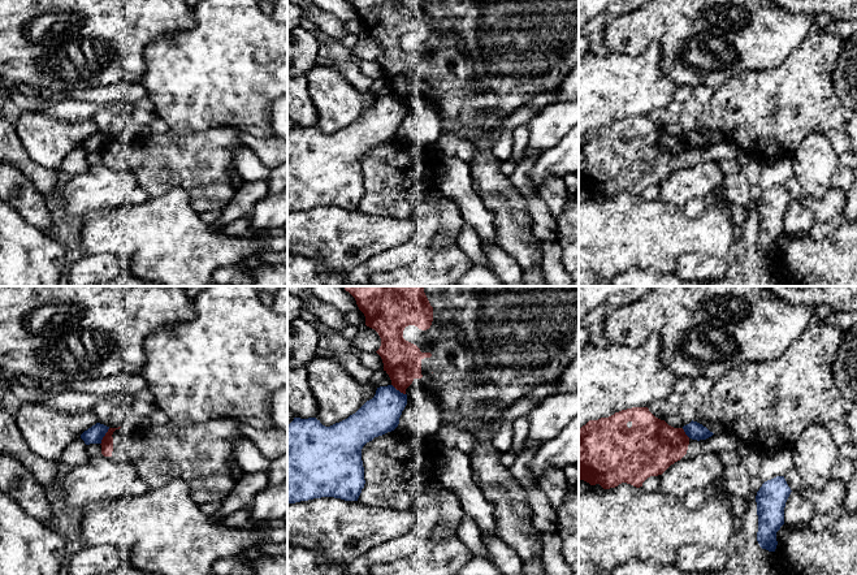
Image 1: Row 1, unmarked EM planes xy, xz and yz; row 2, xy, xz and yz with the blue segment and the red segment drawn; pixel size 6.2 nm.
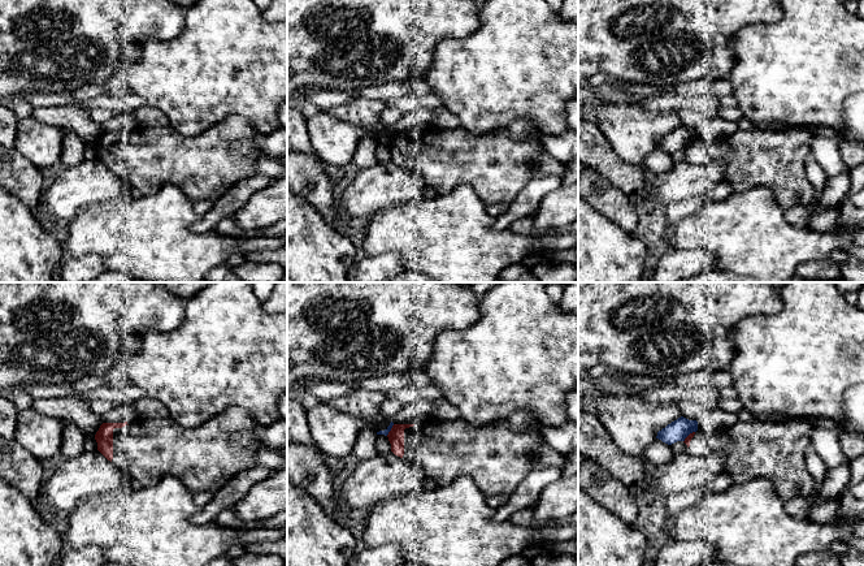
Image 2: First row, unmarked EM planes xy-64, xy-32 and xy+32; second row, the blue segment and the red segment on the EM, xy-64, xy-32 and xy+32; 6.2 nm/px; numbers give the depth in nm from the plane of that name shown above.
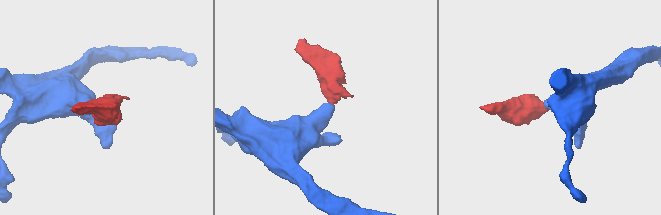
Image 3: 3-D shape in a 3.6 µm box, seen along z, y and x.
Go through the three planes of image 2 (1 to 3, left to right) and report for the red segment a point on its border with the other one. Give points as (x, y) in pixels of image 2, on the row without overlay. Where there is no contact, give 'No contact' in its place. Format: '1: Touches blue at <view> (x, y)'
1: No contact
2: Touches blue at xy-32 (390, 138)
3: Touches blue at xy+32 (687, 143)

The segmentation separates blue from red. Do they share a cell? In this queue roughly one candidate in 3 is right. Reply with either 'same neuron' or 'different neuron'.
different neuron

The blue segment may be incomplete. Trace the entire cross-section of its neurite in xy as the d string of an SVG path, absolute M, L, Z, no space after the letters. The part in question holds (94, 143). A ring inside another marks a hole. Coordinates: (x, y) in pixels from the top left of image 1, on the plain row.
M96 131L95 134L88 137L87 139L85 139L81 143L81 147L85 150L86 154L101 152L101 148L105 144L105 142L108 140L108 138L109 138L109 135Z

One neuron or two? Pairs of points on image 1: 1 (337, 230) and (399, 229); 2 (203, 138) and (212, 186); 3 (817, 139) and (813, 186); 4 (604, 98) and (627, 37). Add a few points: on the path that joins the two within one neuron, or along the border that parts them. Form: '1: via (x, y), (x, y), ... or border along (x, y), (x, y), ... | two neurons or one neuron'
1: via (353, 230), (384, 230) | one neuron
2: via (211, 150), (212, 174) | one neuron
3: via (816, 151), (814, 174) | one neuron
4: border along (649, 44), (635, 55), (610, 52) | two neurons

